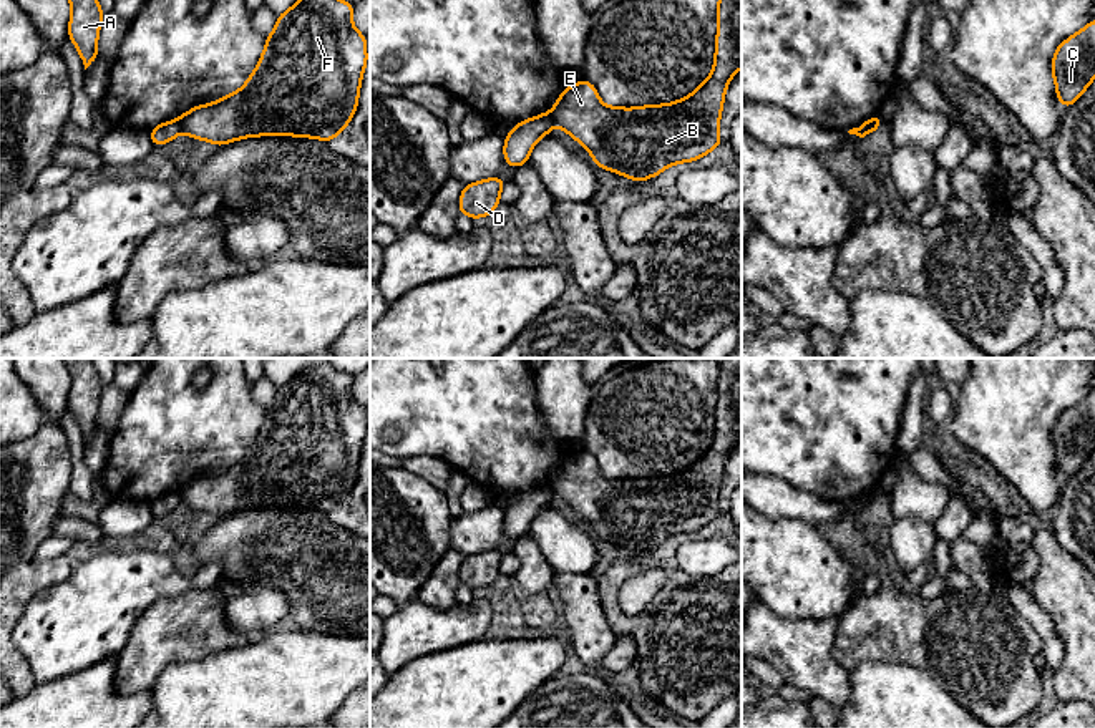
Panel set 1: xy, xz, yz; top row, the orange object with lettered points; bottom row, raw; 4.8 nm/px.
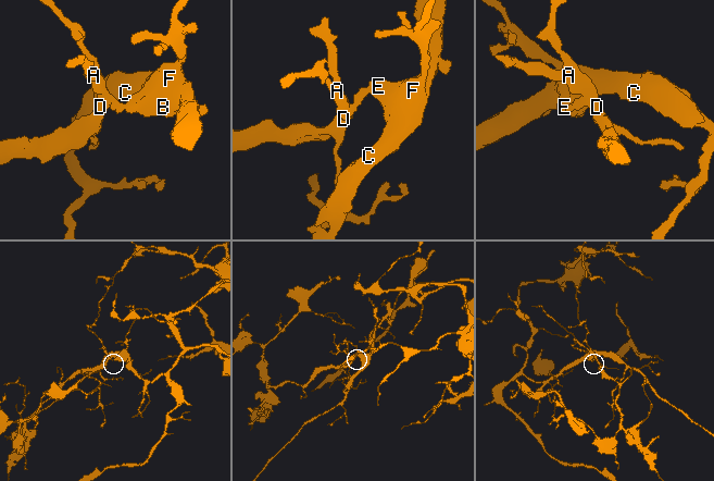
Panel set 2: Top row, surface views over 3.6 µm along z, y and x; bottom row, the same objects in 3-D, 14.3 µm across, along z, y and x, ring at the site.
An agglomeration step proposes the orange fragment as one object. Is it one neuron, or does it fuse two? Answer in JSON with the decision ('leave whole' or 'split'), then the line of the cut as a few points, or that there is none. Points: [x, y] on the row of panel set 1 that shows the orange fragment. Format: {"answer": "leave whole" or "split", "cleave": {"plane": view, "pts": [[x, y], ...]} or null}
{"answer": "split", "cleave": {"plane": "xy", "pts": [[178, 120], [181, 130]]}}

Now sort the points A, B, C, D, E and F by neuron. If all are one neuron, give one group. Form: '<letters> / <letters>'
A D / B C E F

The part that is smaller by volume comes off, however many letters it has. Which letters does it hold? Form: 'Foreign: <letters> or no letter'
Foreign: A, D

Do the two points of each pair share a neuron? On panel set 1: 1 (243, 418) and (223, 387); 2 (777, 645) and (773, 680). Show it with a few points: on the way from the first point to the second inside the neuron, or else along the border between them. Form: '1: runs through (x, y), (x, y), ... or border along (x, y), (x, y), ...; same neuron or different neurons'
1: runs through (234, 410), (228, 403), (228, 395); same neuron
2: border along (759, 657), (785, 684); different neurons

